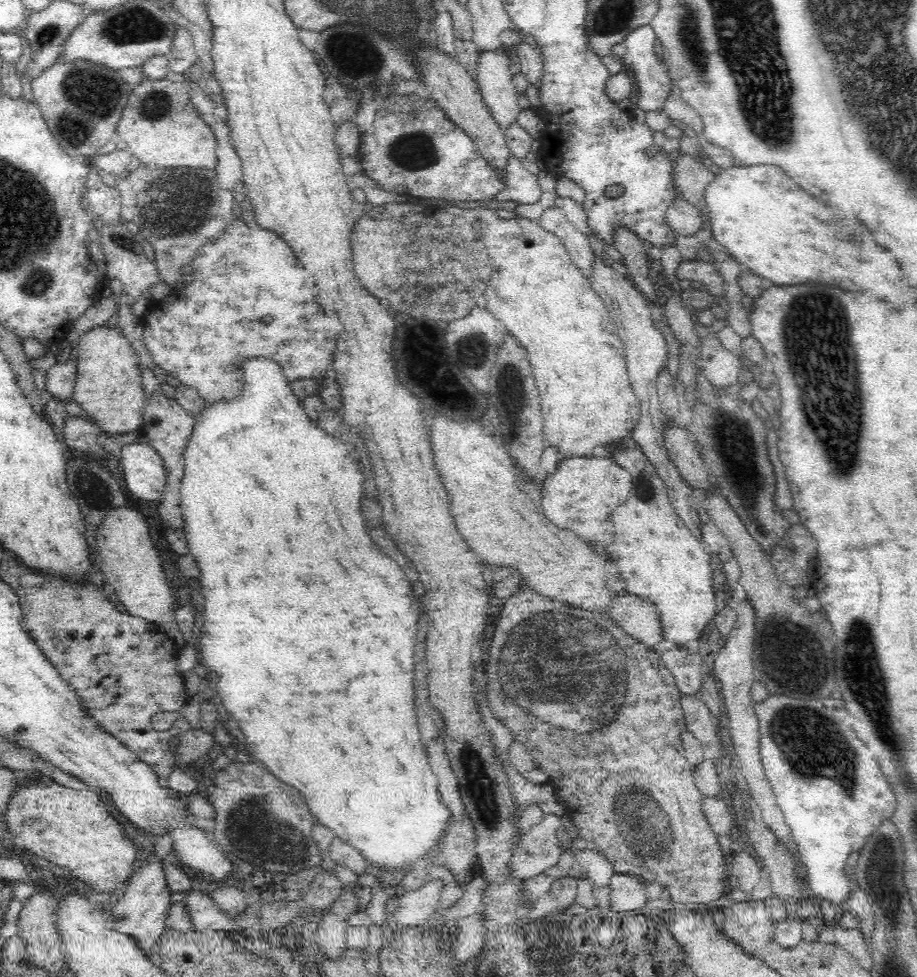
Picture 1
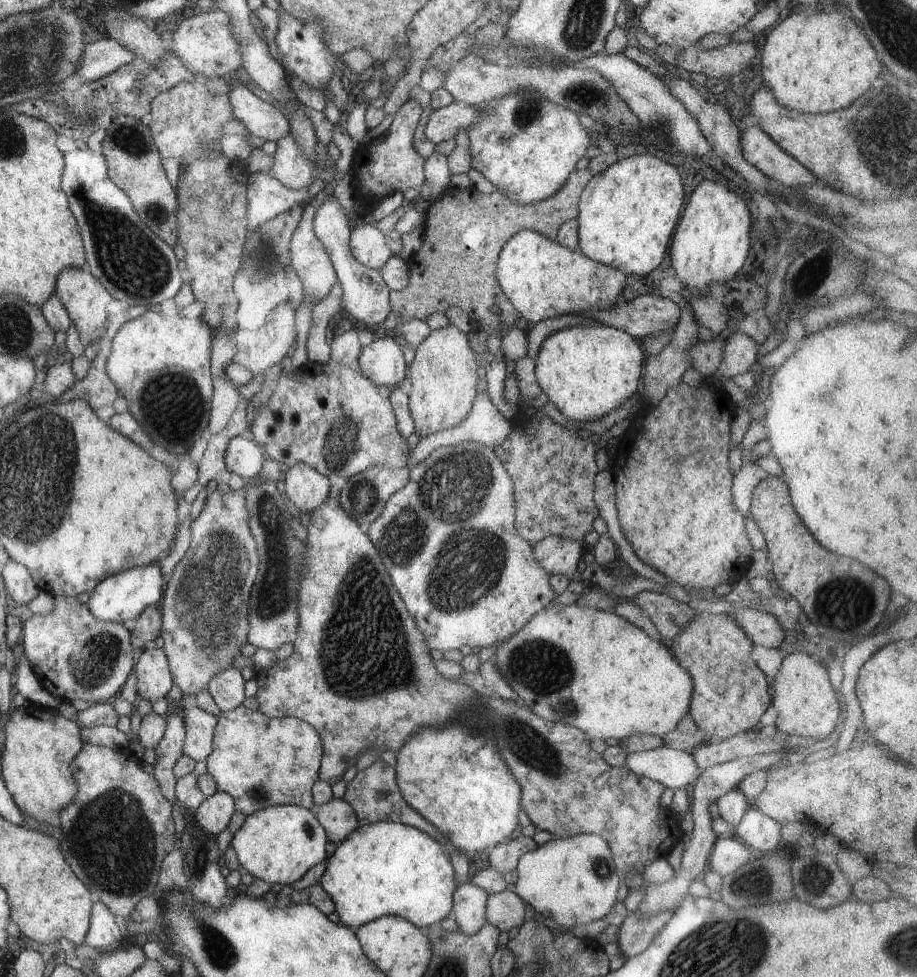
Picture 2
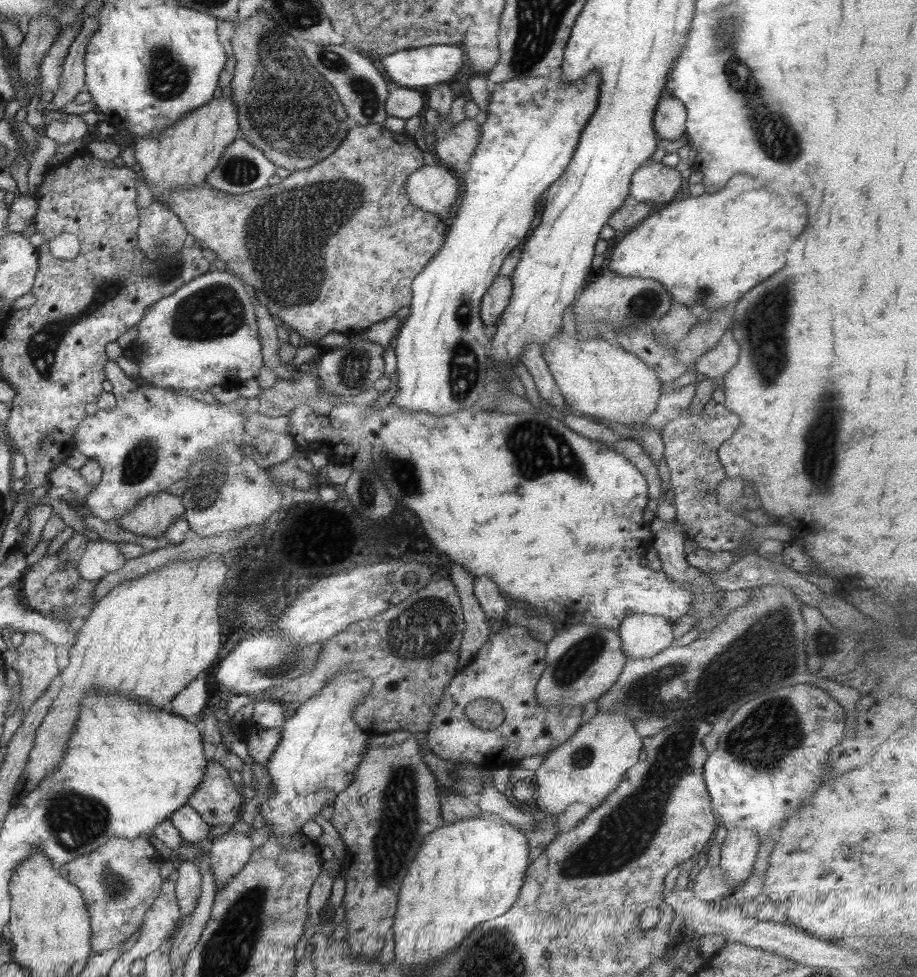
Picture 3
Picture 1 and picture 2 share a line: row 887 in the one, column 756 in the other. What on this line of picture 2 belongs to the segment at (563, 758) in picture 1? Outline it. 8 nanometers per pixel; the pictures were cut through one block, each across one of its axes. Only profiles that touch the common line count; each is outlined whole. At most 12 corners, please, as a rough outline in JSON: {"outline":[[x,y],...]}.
{"outline":[[694,612],[666,643],[709,741],[750,735],[770,705],[753,643]]}

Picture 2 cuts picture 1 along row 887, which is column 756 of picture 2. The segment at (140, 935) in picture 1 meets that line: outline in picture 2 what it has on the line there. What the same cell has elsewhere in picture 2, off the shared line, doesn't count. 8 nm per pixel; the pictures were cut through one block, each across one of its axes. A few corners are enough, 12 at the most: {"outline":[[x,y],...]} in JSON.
{"outline":[[757,124],[739,134],[745,162],[785,187],[817,183]]}

